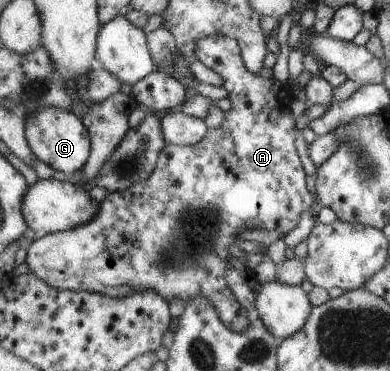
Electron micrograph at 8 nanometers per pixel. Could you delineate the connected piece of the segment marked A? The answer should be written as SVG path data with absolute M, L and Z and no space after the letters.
M222 34L208 36L200 40L196 53L200 61L216 70L225 79L223 86L229 91L229 98L232 100L233 106L229 112L225 112L225 121L222 125L216 129L209 129L204 139L201 139L196 145L166 145L160 154L160 159L154 173L145 183L137 183L124 191L108 192L100 203L98 216L94 216L93 220L63 232L44 235L39 240L33 241L29 247L26 263L30 269L30 274L36 274L41 280L48 283L49 286L59 290L98 292L113 298L124 298L135 293L144 293L146 290L152 290L159 293L164 299L167 299L169 303L173 299L181 299L189 304L199 297L209 298L215 305L215 310L219 313L220 319L231 330L243 332L249 326L249 311L237 300L236 294L228 283L227 275L208 274L206 270L208 263L202 263L202 261L206 261L206 255L210 255L210 257L214 255L218 261L224 261L224 265L230 265L228 260L232 257L233 244L237 240L236 234L240 233L240 231L248 231L248 229L274 229L283 235L290 233L300 223L303 211L311 211L314 204L317 203L317 196L312 195L312 191L308 189L308 175L304 171L302 159L300 159L298 149L296 149L296 121L292 117L292 109L290 109L290 103L292 103L290 84L287 81L278 81L278 79L272 77L262 78L258 74L253 74L245 64L240 42Z

